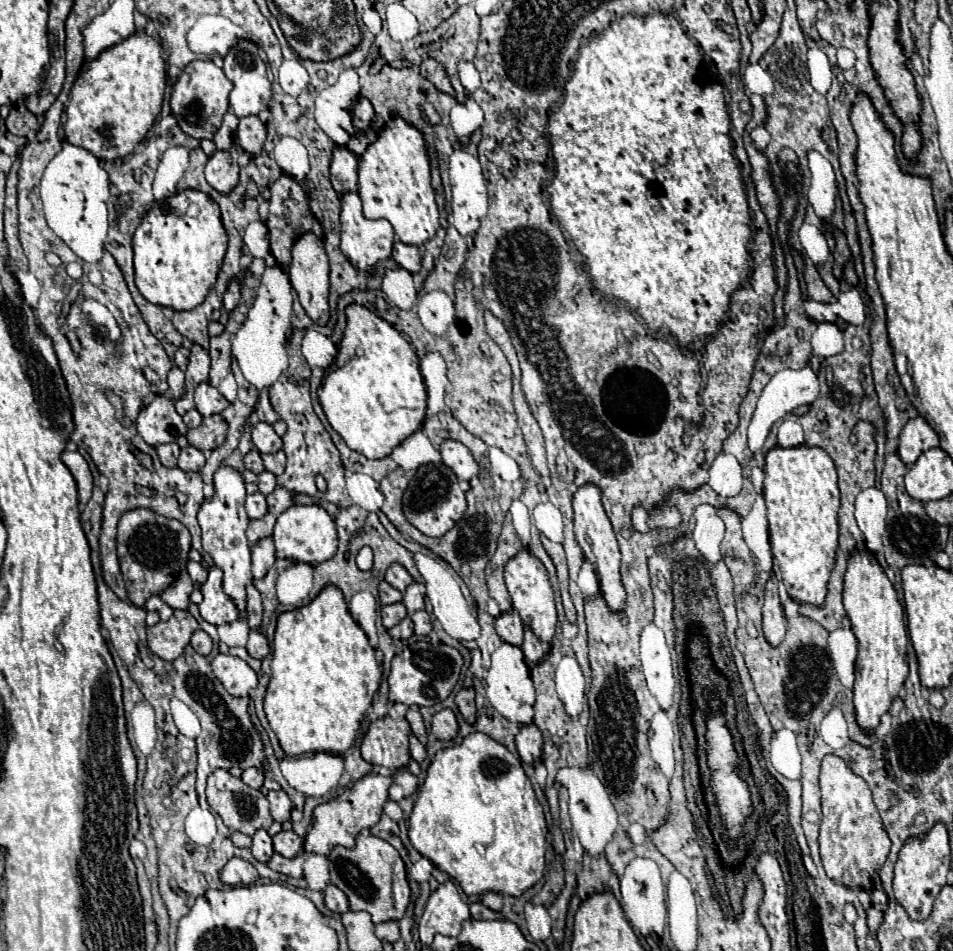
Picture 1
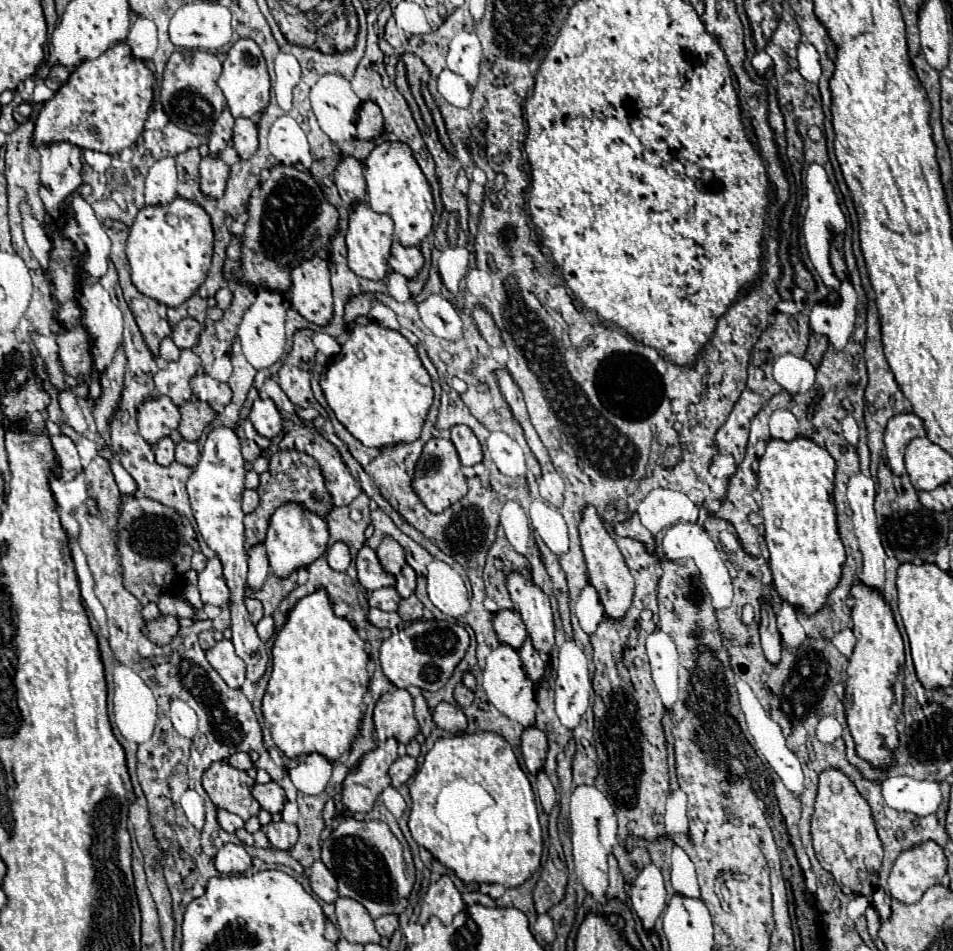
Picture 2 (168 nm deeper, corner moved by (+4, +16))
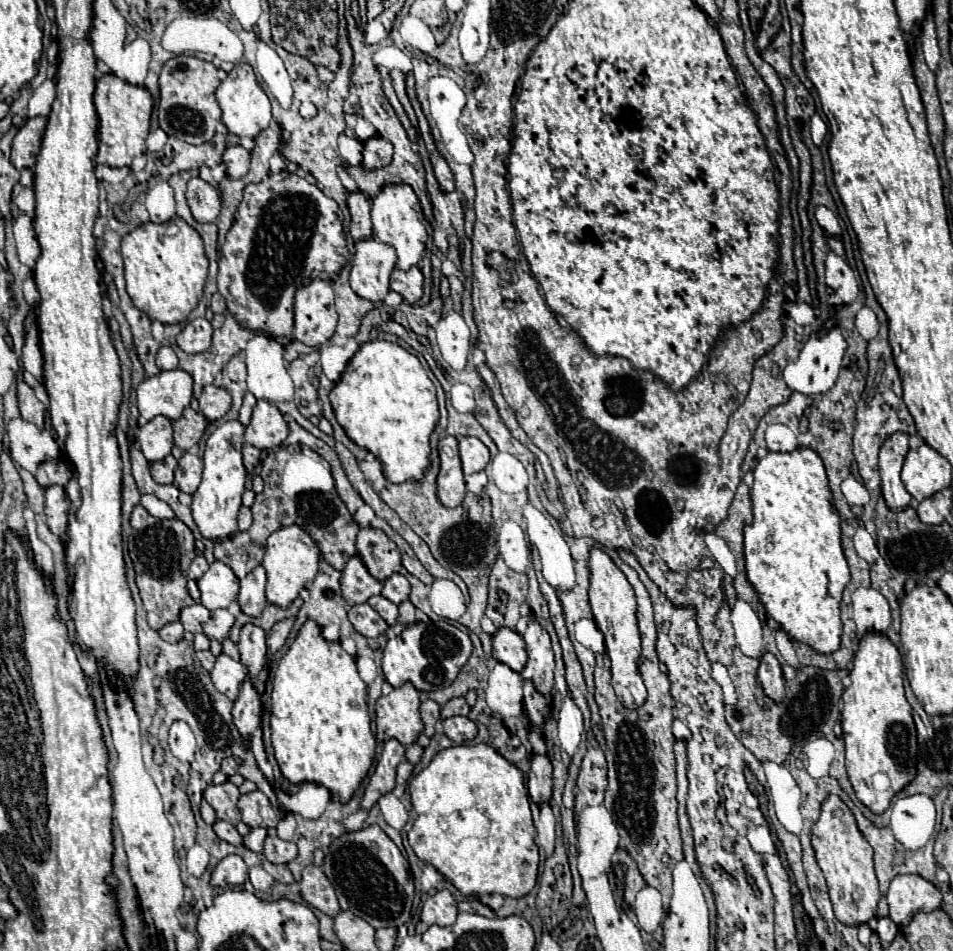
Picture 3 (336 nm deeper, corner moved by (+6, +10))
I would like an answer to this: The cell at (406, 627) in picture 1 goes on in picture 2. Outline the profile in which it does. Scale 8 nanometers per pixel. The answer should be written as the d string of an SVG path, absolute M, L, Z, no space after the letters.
M370 608L368 610L368 622L376 628L390 628L392 632L398 630L398 624L402 622L398 612L384 612L380 608Z

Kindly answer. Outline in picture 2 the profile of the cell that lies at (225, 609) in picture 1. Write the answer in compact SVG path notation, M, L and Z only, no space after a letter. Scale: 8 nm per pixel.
M218 556L208 560L206 568L198 574L198 590L204 604L222 606L224 602L230 600L230 590L224 580L224 572Z

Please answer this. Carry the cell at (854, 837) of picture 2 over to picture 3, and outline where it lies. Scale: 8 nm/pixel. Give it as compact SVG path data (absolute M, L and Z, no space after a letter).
M834 794L822 802L818 822L812 826L812 848L820 870L828 882L834 914L844 924L862 924L876 914L880 890L874 872L874 850L858 830L856 818L850 808Z

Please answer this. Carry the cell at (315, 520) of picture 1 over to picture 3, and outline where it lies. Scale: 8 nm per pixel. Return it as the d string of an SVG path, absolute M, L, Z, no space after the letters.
M294 524L282 526L280 530L268 536L266 554L264 554L262 564L266 568L266 578L268 578L268 584L266 584L268 602L280 608L286 608L298 596L298 592L308 582L314 580L314 574L318 572L318 564L320 564L320 548L312 540L312 536L300 526L294 526Z

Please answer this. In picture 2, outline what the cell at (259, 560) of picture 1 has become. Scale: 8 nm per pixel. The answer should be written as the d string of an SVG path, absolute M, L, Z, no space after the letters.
M258 544L248 550L248 574L246 574L246 586L250 590L260 590L270 574L270 564L266 556L264 544Z

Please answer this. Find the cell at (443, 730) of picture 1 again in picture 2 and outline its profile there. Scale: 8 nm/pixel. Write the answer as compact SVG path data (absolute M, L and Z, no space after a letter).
M440 702L434 708L434 722L436 722L436 726L440 726L442 730L446 730L450 734L460 734L468 726L464 712L458 706L448 704L448 702Z

